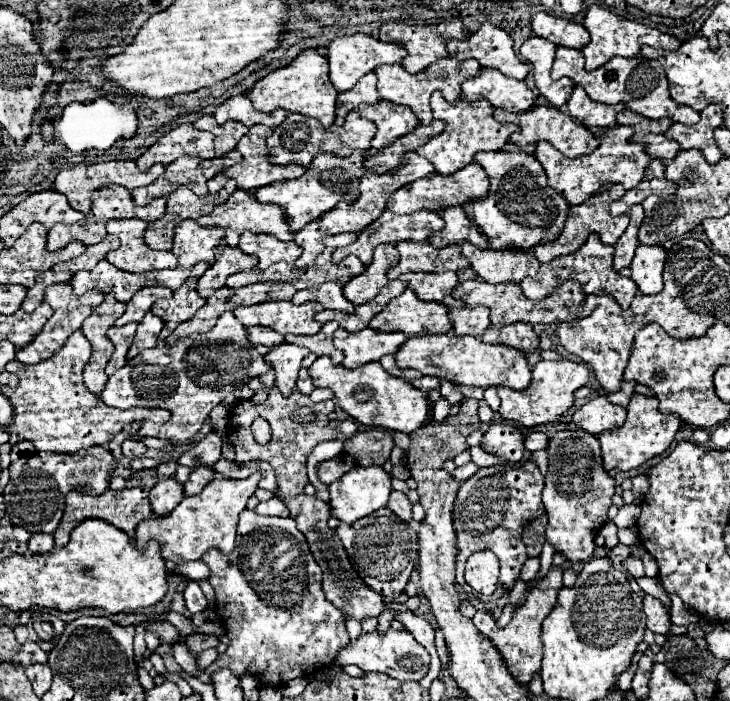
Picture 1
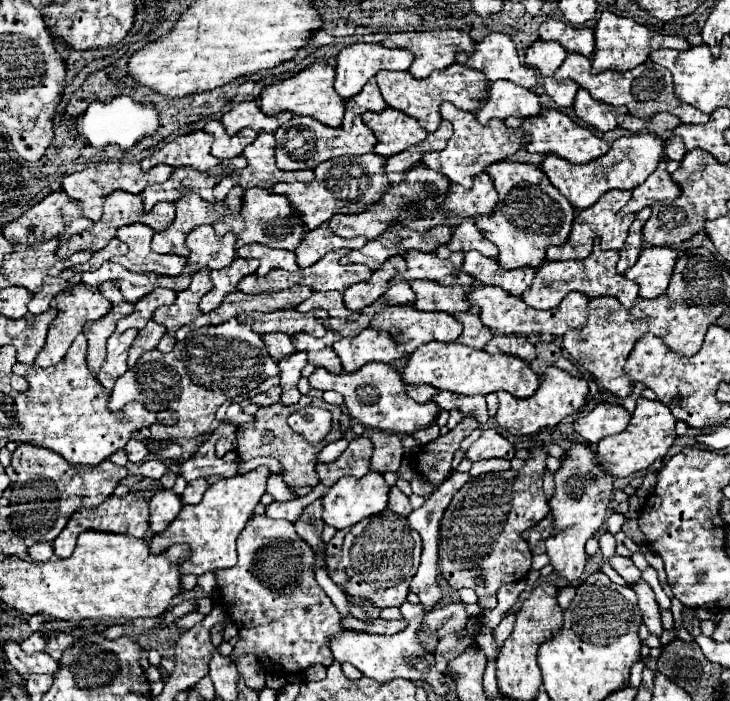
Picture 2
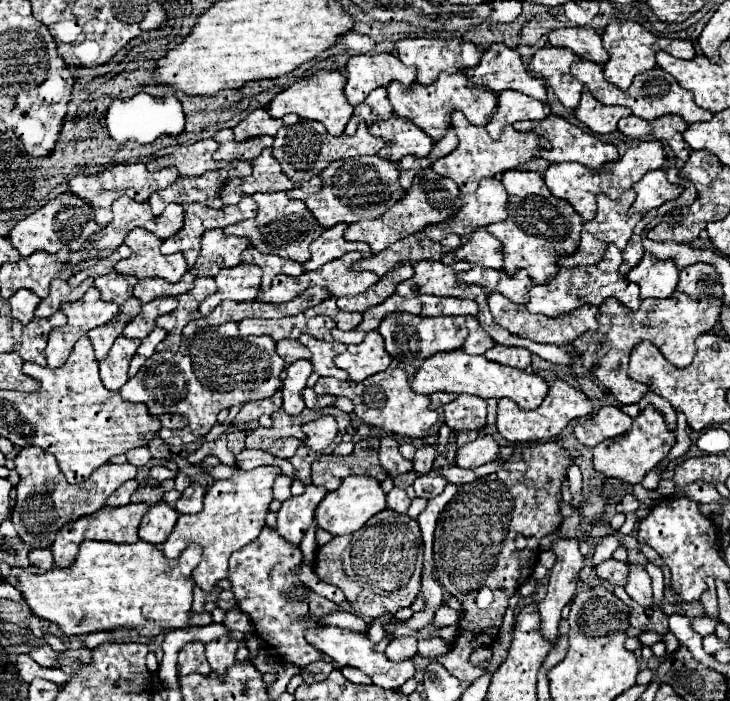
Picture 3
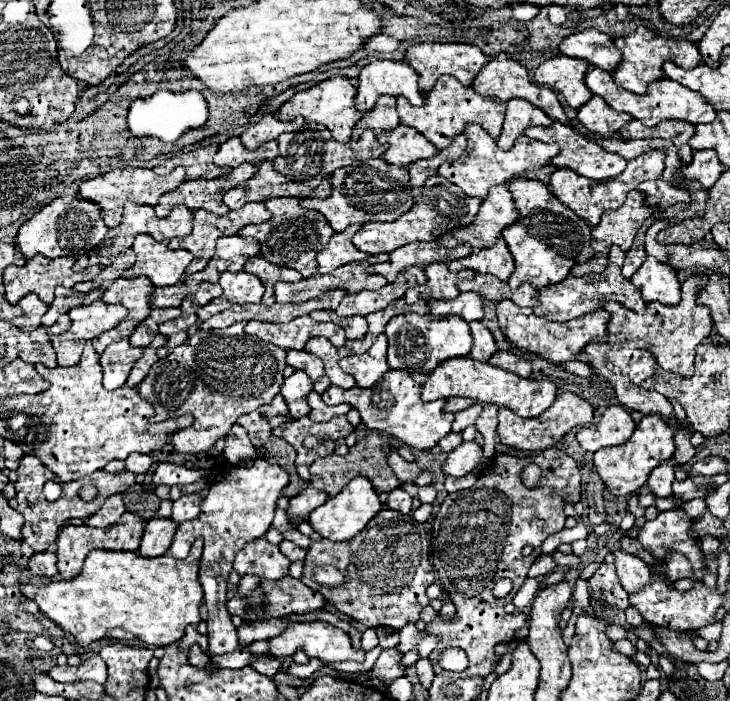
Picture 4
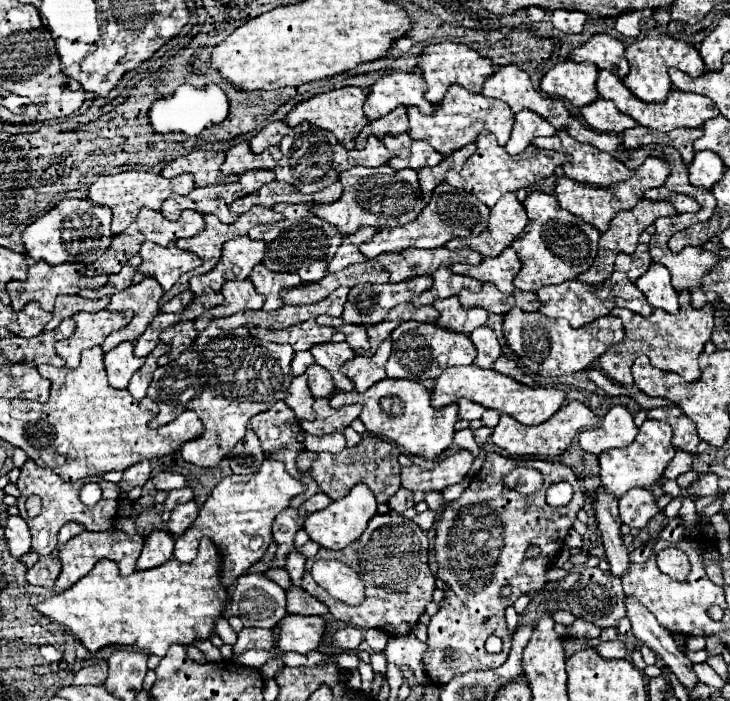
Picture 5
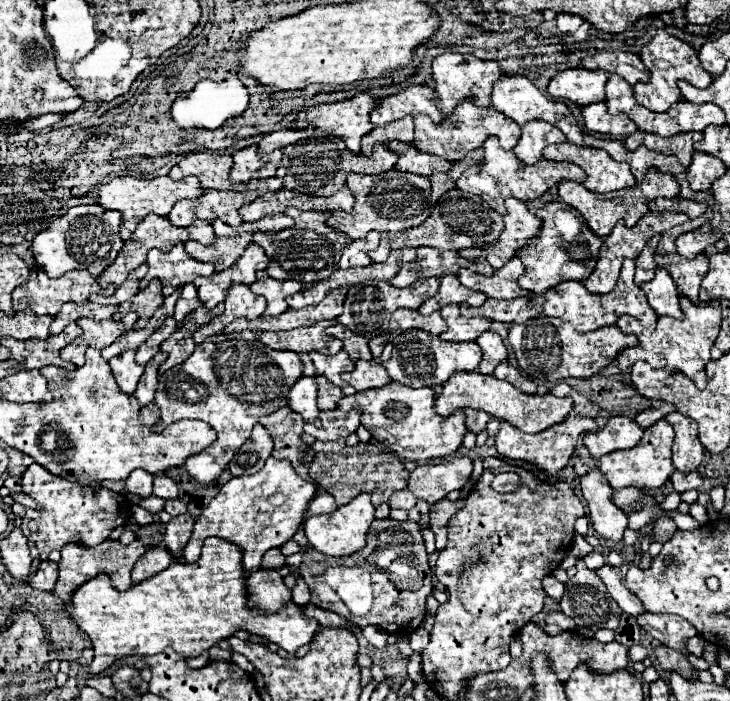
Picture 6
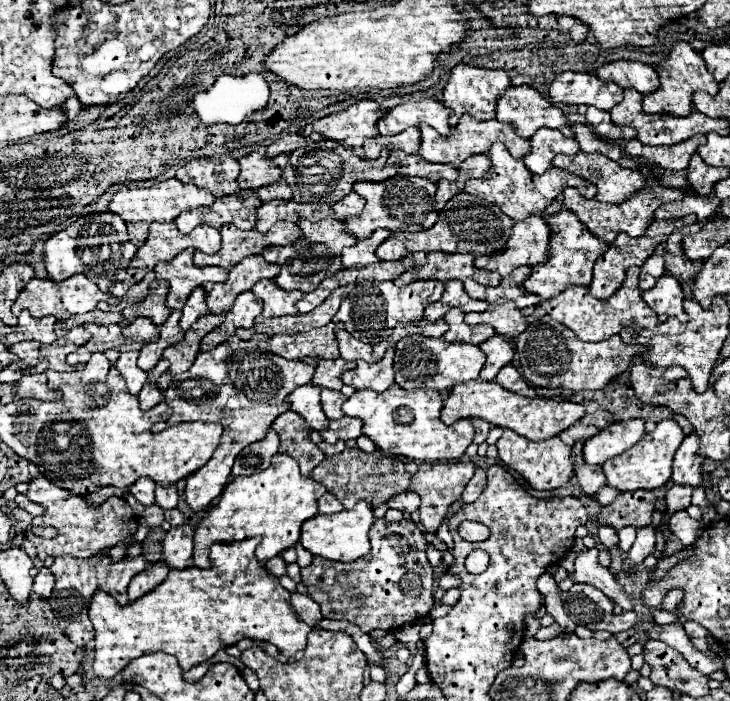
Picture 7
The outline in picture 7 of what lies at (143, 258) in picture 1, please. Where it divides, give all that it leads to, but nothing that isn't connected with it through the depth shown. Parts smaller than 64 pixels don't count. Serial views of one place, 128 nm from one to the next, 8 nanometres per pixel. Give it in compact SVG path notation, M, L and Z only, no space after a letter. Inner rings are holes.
M192 248L180 252L176 258L168 262L158 262L154 266L154 274L158 280L166 280L170 284L170 292L166 298L168 308L182 308L192 288L204 282L224 282L228 270L220 266L196 266L192 262Z

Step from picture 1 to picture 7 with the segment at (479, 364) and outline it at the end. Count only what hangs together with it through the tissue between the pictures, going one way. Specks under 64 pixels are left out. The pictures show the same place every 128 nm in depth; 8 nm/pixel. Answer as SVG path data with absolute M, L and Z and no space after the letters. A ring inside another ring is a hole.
M470 380L464 384L456 384L456 388L450 390L448 398L444 400L444 408L440 412L440 420L444 424L454 424L460 418L484 418L486 422L502 428L510 428L516 434L528 438L528 440L546 440L574 422L578 422L586 414L582 404L570 402L570 400L554 400L554 398L524 398L520 394L514 394L510 390L504 390L498 382L484 382L484 380Z

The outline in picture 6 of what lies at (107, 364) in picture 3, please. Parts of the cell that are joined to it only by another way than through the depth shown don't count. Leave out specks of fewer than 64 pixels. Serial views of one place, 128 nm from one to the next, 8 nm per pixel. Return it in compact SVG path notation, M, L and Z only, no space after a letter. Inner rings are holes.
M134 350L122 352L120 356L112 358L108 364L112 368L112 374L114 374L120 390L126 394L132 394L136 390L136 384L138 384L142 372L144 372L144 366L136 364L136 360L134 360Z

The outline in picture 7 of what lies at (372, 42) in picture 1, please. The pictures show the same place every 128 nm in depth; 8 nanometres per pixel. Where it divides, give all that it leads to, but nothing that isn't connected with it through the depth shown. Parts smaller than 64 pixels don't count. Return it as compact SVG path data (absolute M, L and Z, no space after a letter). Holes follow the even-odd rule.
M416 98L402 102L394 108L390 108L380 120L378 120L378 132L382 136L392 136L396 132L402 132L408 126L428 124L436 128L442 136L448 136L450 124L448 124L448 108L434 98Z

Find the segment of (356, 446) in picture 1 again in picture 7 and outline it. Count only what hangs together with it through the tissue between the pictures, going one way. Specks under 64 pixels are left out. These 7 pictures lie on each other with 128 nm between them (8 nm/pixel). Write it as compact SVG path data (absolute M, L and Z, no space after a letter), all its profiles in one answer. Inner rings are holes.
M434 462L434 464L422 464L418 468L418 472L412 476L410 488L412 492L416 492L422 498L420 504L420 522L424 526L424 530L428 532L436 532L438 526L442 524L448 506L458 500L468 484L468 480L474 476L474 464L472 462Z

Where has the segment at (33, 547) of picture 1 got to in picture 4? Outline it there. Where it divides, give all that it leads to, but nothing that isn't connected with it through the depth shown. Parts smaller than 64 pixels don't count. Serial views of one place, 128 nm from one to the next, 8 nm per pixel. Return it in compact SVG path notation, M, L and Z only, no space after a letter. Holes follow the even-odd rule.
M36 552L34 556L30 556L28 560L28 568L32 574L36 576L56 576L56 554L54 552Z

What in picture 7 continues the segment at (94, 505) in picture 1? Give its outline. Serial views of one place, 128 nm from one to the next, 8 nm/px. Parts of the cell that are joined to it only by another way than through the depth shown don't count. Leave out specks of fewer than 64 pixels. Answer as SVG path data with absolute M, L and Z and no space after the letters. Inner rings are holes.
M96 554L92 558L72 558L72 556L54 558L54 564L50 570L56 578L56 586L50 596L50 604L54 610L66 610L66 606L70 606L70 620L68 620L70 624L60 624L62 632L78 646L86 646L88 640L94 636L94 628L88 618L88 604L90 604L92 592L100 588L112 594L118 600L118 604L126 604L128 582L132 580L132 576L136 576L136 572L142 572L144 568L146 568L146 560L142 554L136 558L122 558L120 562L112 562L110 556L102 556L102 554Z

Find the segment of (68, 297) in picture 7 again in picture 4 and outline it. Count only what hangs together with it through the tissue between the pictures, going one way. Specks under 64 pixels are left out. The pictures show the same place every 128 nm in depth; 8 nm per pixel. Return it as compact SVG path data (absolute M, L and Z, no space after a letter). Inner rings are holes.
M34 256L24 266L8 266L4 270L6 300L16 304L22 296L34 292L42 302L52 304L56 286L74 286L72 266L76 258L62 256L48 260L46 256Z

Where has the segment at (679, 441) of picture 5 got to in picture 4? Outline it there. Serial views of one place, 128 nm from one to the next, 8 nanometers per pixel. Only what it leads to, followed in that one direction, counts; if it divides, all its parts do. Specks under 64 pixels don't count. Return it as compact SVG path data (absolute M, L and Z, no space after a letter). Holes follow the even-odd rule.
M692 274L688 280L682 282L682 300L676 306L664 306L658 301L647 303L646 312L642 315L624 308L618 302L608 302L604 304L604 310L610 312L610 322L604 340L590 342L584 348L584 354L588 358L590 368L604 380L608 380L614 390L616 398L622 406L628 410L640 410L642 414L662 414L664 420L674 418L672 404L658 392L638 388L628 380L628 360L630 354L635 349L650 350L656 358L658 364L664 370L672 370L682 376L692 376L694 372L694 348L700 344L704 338L708 338L714 322L710 316L710 310L702 304L696 302L700 290L708 284L708 276L702 274Z

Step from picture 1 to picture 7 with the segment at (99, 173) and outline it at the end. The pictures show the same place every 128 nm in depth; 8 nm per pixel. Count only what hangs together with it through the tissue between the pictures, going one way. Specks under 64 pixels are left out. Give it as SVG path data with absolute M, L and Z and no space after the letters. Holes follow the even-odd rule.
M176 178L164 180L152 188L138 188L136 184L128 184L122 190L112 194L112 202L108 204L110 212L116 212L118 216L122 216L122 220L128 226L128 236L130 242L134 246L140 246L146 236L148 236L148 226L152 222L172 222L180 212L184 210L192 210L198 206L210 206L216 198L212 194L208 194L204 188L198 188L196 184L182 184Z

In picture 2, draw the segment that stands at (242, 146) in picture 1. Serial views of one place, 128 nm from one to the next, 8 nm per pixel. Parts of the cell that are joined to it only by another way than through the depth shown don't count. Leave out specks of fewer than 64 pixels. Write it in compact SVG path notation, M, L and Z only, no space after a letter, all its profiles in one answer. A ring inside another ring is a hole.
M258 132L256 140L252 144L248 144L244 148L244 156L248 160L248 166L236 174L224 176L220 182L220 190L218 184L214 188L214 198L222 200L228 190L232 186L242 186L242 188L252 188L252 186L260 186L260 188L270 188L276 182L310 182L314 180L314 172L312 170L298 170L298 172L284 172L280 168L276 168L274 162L274 134L270 132Z

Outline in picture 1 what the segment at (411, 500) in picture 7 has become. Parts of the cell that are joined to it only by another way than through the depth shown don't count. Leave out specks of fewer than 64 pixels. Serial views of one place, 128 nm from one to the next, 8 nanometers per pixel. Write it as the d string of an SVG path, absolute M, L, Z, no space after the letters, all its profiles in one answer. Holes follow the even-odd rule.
M392 490L390 500L388 500L388 508L390 508L398 518L402 518L404 522L412 522L412 502L408 500L406 494Z

